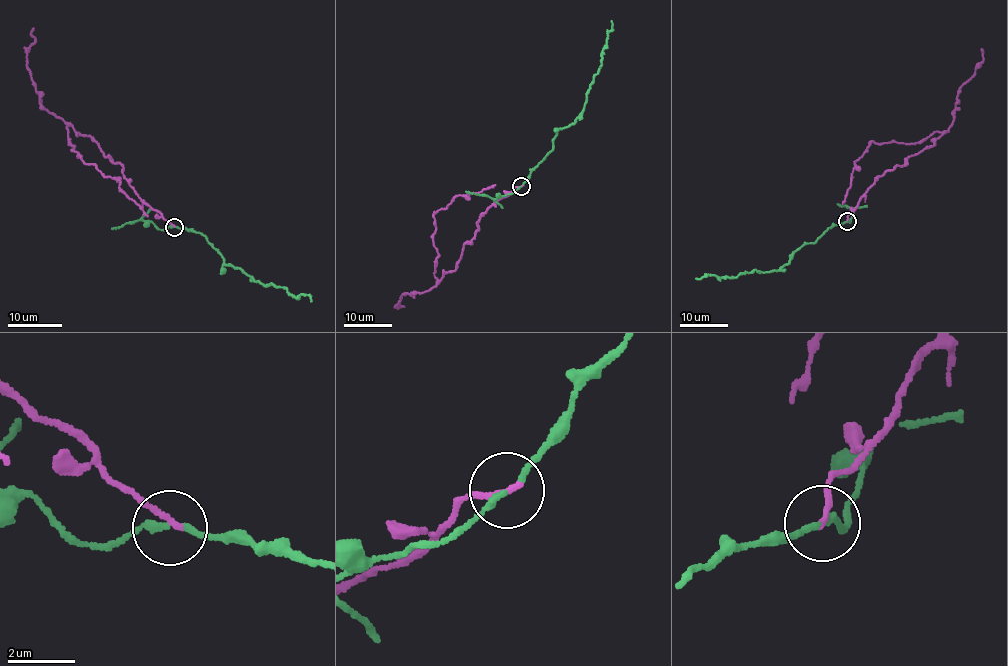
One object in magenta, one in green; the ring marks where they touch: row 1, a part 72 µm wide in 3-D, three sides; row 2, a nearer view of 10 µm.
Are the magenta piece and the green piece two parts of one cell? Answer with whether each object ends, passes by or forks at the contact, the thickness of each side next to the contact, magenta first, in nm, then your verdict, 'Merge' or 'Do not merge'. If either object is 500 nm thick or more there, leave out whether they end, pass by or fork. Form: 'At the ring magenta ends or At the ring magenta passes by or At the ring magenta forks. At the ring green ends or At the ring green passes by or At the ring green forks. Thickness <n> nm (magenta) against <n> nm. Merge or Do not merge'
At the ring magenta ends. At the ring green passes by. Thickness 190 nm (magenta) against 170 nm. Do not merge

